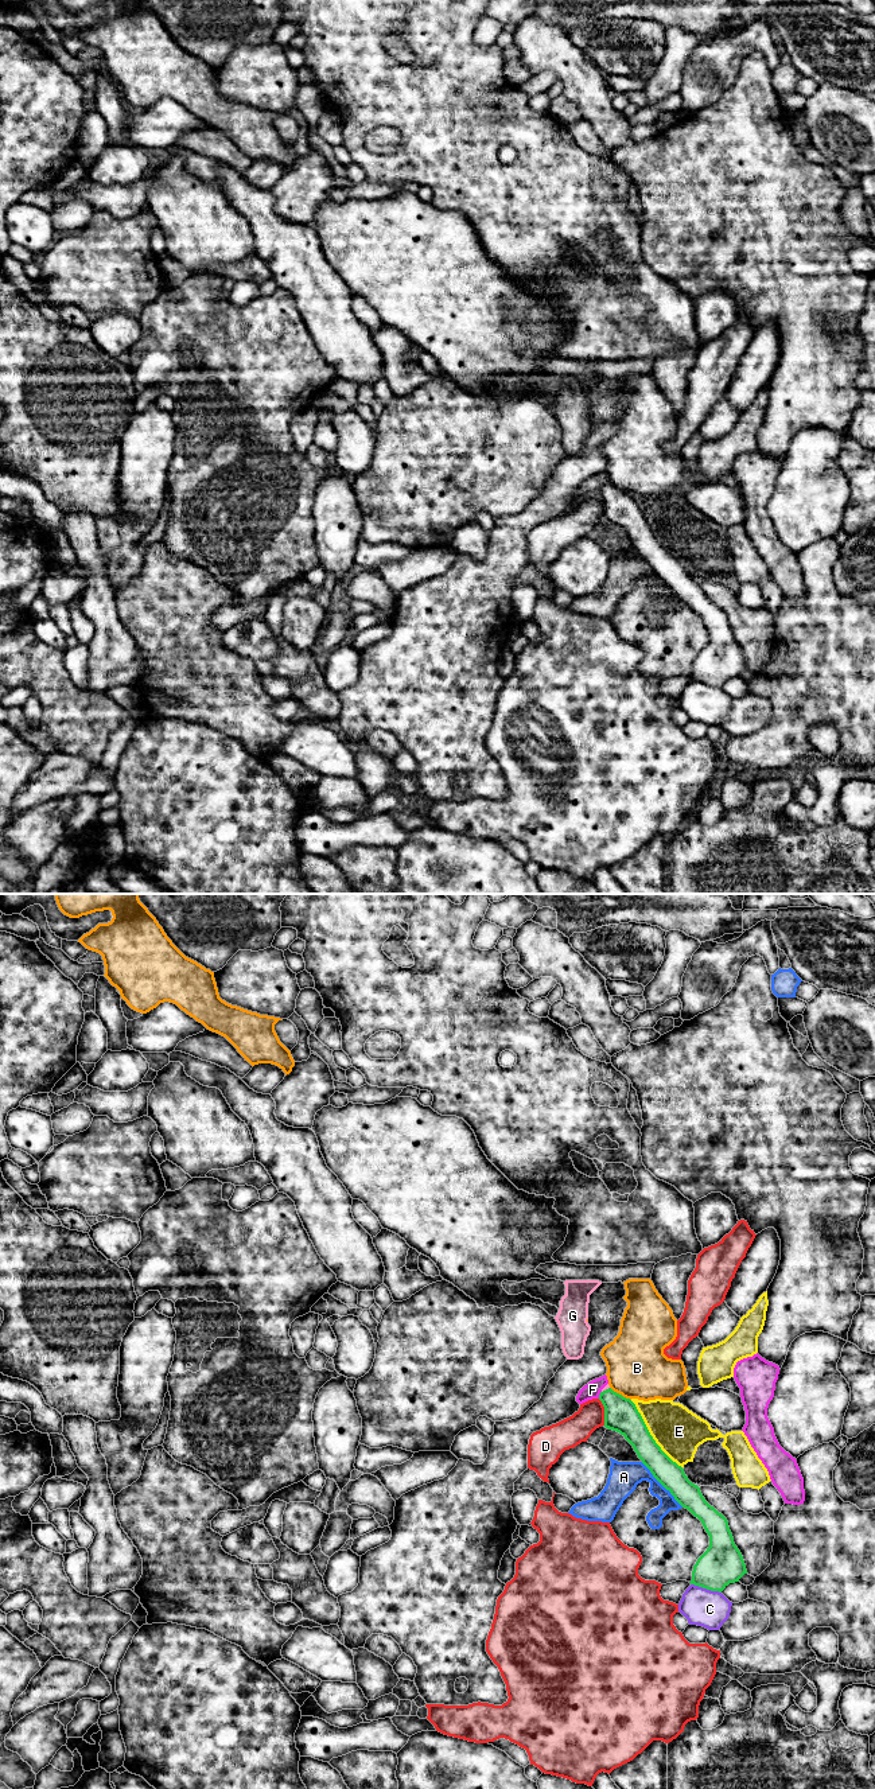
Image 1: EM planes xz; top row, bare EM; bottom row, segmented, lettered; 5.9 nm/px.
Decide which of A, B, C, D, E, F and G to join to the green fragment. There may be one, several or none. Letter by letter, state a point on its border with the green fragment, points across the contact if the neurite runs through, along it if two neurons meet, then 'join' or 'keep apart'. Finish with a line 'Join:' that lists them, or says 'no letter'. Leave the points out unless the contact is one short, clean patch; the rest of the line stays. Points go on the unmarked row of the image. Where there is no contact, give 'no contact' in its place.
A: contact xz (662, 580); keep apart
B: contact xz (621, 490); keep apart
C: contact xz (706, 683); keep apart
D: contact xz (605, 508); border xz (598, 494), (603, 502), (605, 520); keep apart
E: contact xz (650, 531); border xz (630, 496), (654, 537), (681, 563); keep apart
F: contact xz (599, 490); keep apart
G: contact xz (606, 485); way xz (621, 510), (607, 492), (606, 485), (607, 481); join
Join: G

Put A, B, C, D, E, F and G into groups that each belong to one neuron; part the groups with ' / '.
A / B / C / D / E / F / G

